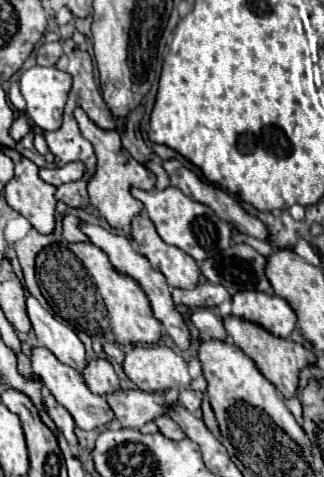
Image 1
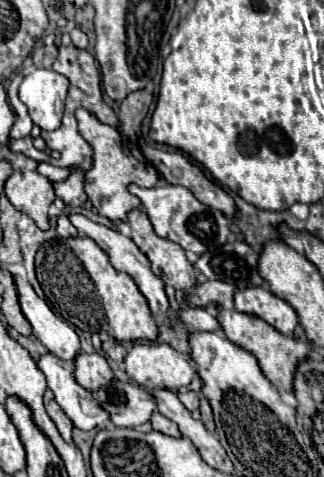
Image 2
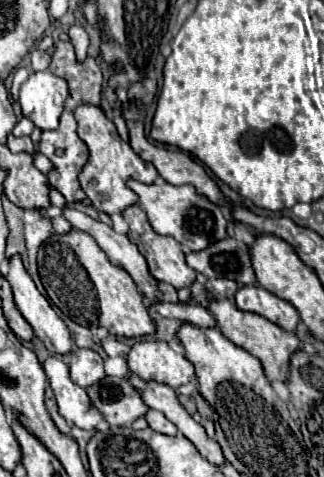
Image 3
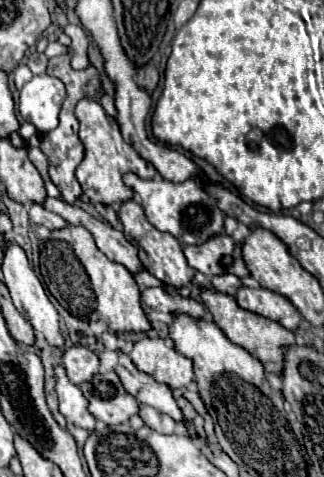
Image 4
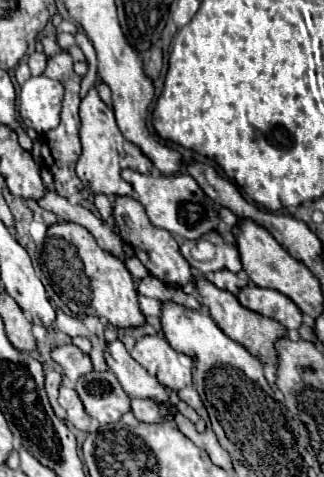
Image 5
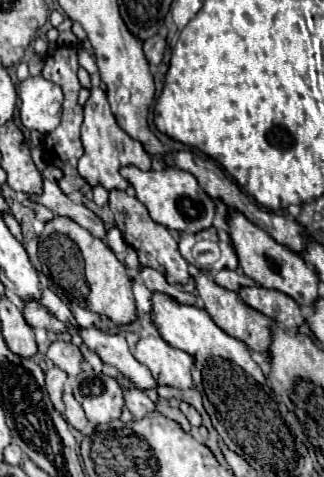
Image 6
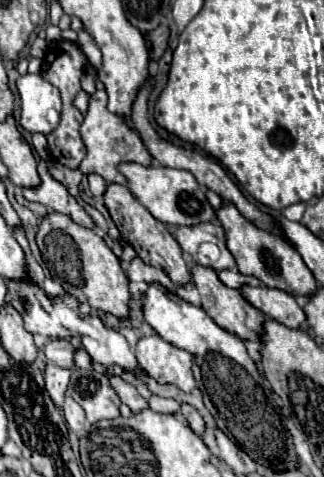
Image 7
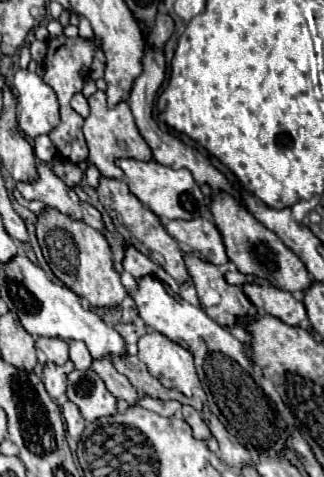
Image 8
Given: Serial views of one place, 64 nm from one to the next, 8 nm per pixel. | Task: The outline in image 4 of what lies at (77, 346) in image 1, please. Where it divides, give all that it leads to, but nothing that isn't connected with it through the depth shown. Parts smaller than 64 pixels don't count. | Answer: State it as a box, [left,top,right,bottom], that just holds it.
[2,240,66,348]

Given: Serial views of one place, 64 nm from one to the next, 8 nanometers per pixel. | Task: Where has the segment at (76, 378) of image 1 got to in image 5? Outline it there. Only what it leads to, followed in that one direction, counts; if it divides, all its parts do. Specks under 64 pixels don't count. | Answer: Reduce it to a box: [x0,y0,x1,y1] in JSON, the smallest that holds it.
[58,384,92,430]

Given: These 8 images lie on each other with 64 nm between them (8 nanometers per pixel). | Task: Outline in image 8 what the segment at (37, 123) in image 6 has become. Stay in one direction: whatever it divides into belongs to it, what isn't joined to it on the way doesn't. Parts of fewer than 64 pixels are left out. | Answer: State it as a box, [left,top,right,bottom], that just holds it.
[14,70,60,138]

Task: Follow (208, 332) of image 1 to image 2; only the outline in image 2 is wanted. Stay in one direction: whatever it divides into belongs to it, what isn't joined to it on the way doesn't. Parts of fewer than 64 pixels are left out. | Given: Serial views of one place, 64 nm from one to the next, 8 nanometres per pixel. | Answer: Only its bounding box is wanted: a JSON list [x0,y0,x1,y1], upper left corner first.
[178,308,220,332]

